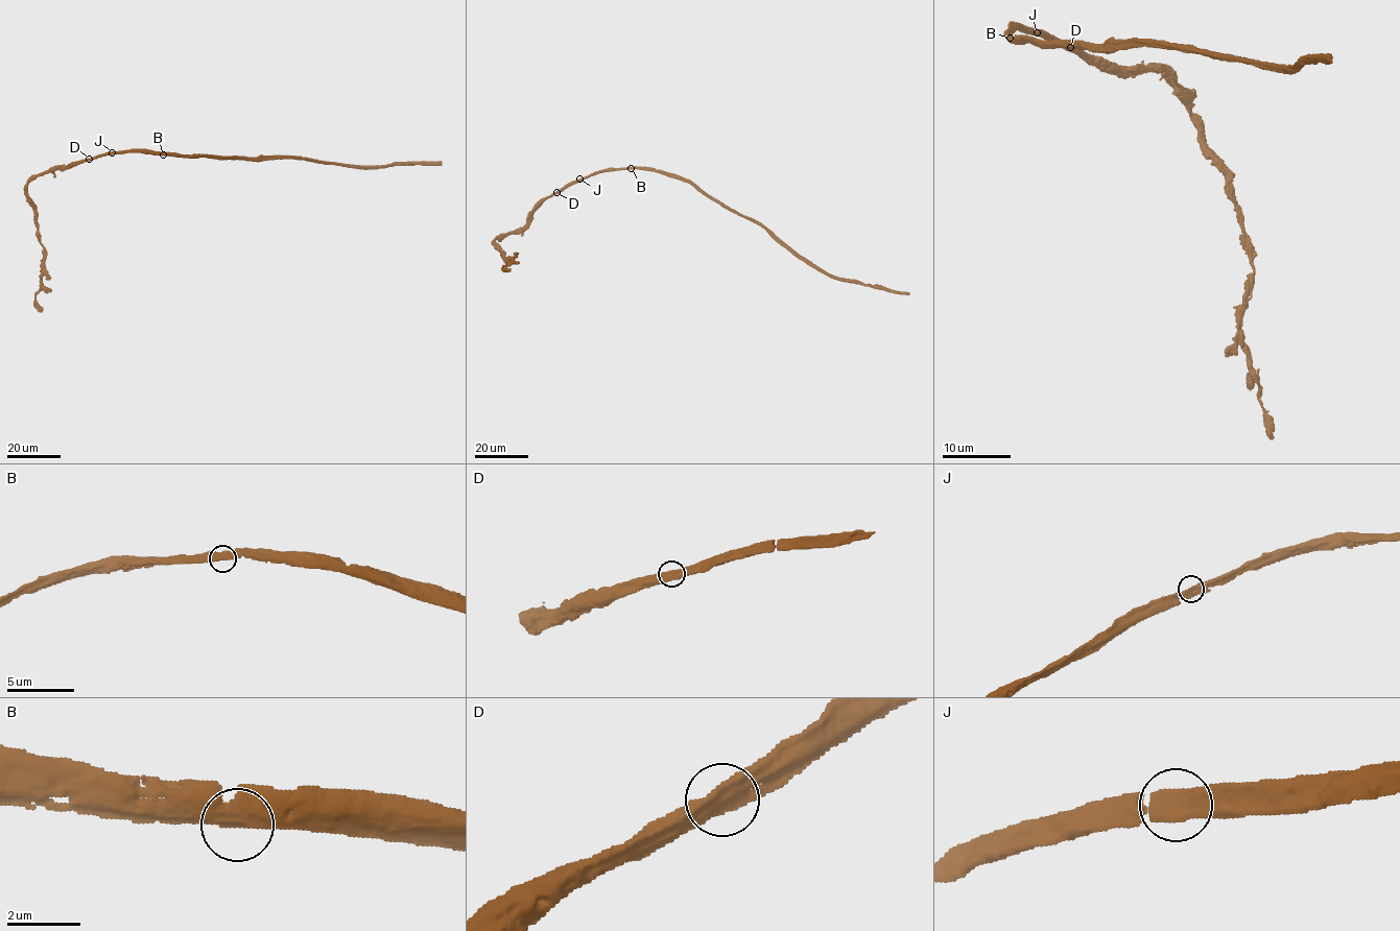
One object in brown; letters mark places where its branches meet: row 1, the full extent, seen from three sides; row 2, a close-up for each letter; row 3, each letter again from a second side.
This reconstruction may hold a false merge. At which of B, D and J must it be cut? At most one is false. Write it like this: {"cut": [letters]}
{"cut": []}

